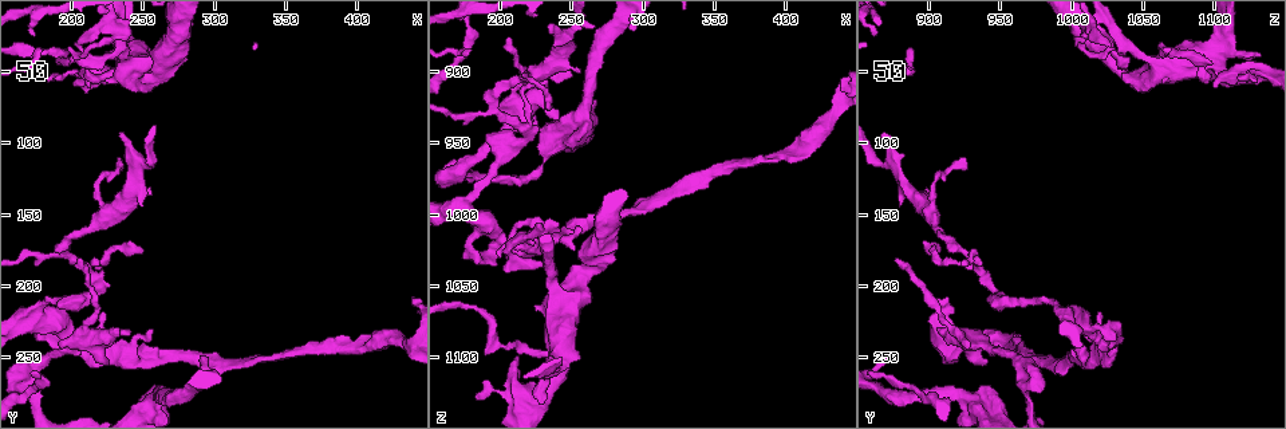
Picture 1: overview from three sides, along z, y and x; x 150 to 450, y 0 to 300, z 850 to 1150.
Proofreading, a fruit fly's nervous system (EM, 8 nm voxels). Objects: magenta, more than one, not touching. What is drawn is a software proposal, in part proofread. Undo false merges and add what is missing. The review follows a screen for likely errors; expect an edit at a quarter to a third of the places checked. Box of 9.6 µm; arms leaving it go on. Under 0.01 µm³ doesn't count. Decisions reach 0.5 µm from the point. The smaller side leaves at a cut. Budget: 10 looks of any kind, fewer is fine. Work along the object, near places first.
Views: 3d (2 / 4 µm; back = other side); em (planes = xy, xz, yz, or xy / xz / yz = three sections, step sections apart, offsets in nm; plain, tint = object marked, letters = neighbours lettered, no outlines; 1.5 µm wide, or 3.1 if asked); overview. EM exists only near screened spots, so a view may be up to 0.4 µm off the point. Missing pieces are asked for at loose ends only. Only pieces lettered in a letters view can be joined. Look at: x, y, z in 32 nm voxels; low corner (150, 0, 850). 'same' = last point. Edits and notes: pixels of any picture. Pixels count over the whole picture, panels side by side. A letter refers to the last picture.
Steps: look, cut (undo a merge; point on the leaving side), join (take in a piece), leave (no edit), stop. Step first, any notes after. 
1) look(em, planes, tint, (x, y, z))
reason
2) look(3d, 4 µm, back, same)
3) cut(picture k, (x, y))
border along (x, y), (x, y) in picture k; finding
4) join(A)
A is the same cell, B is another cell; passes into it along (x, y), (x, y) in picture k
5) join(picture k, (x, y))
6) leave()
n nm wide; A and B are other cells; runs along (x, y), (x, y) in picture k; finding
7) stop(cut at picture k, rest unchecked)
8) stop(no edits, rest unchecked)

look(em, planes, letters, (232, 230, 906))
thick end

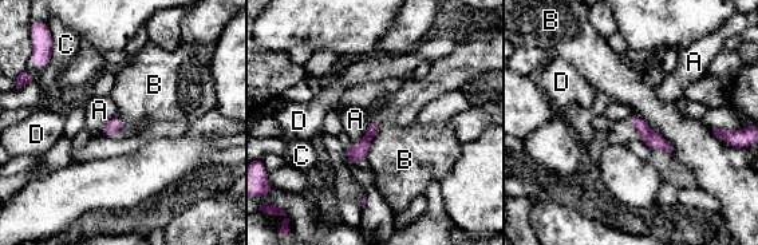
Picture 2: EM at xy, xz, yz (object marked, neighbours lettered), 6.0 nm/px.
leave()
A, B, C and D are other cells; border along (631, 115), (640, 117), (672, 151) in picture 2; no lettered piece goes on from it

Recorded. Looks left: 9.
look(3d, 2 µm, (292, 250, 872))
long arm stops here

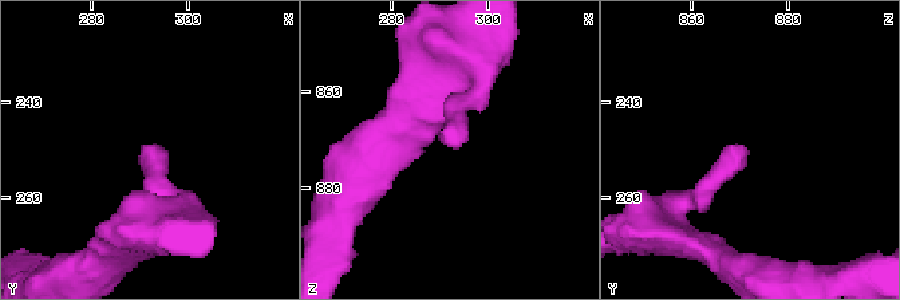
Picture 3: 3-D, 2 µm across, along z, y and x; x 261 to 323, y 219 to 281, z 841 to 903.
look(em, xy, step 4, tint, (291, 250, 872))
need the tissue

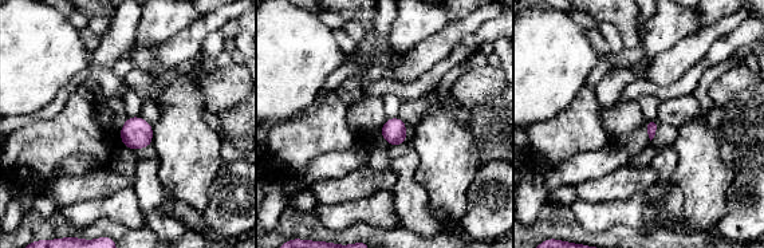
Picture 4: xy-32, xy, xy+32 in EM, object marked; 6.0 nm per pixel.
look(em, planes, letters, same)

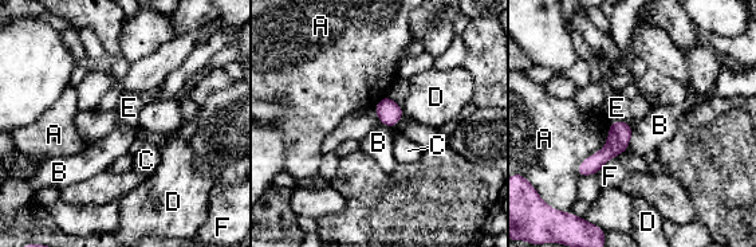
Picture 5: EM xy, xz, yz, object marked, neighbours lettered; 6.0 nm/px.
leave()
A, B, C, D, E and F are other cells; border along (633, 126), (626, 149) in picture 5; no lettered piece goes on from it

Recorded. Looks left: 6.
look(em, xz, step 8, tint, (206, 240, 1032))
an open end

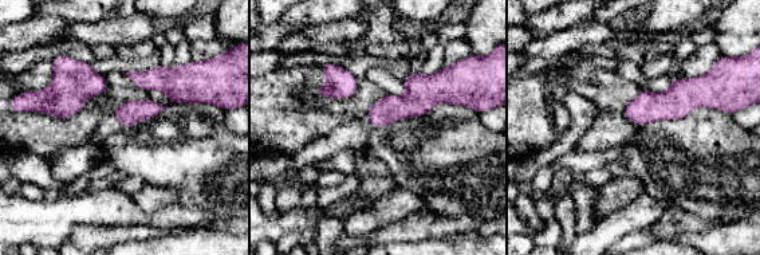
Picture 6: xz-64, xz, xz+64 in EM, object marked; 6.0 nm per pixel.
look(em, planes, letters, same)

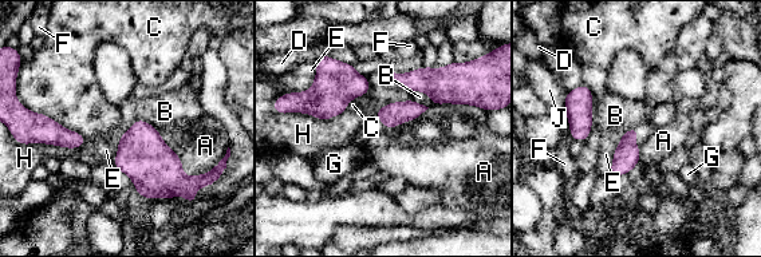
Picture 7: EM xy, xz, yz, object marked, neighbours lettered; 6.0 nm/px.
leave()
140 nm wide; A, B, C, D, E, F, G, H and J are other cells; none of them fits

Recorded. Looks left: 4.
look(3d, 2 µm, (196, 44, 1092))
abrupt turn

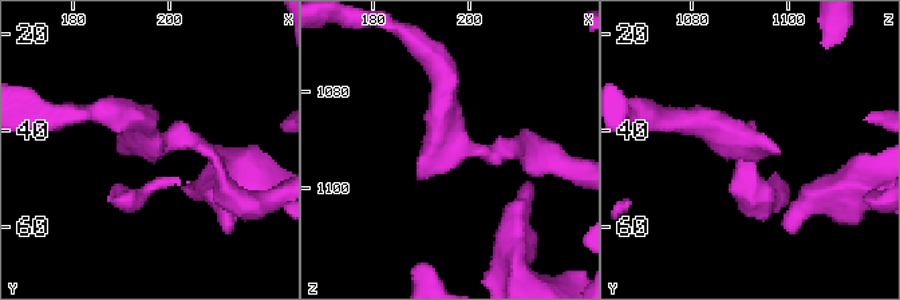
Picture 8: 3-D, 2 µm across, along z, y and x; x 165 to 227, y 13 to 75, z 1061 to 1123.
look(em, planes, tint, (196, 43, 1089))
need the tissue

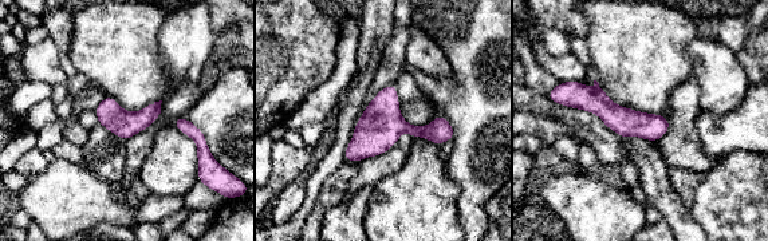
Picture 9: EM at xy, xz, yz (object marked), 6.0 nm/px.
look(em, planes, letters, same)

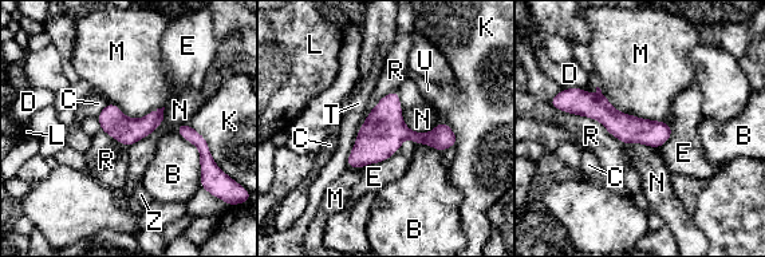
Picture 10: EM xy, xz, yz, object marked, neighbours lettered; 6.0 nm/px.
leave()
R touches over 550 nm; B, C, D, E, K, L, M, N, R, T, U and Z are other cells; all the same neuron

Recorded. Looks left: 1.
stop(no edits, rest unchecked)

